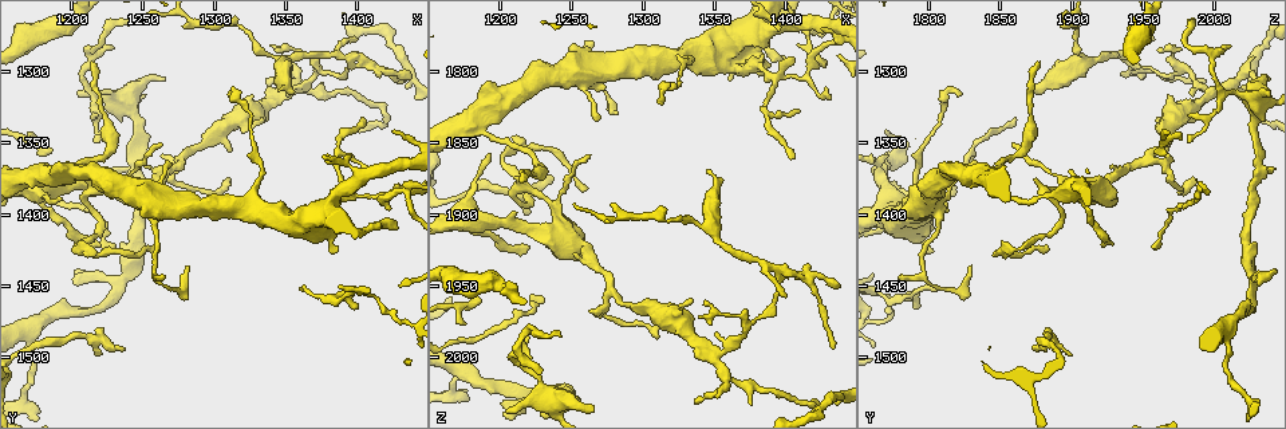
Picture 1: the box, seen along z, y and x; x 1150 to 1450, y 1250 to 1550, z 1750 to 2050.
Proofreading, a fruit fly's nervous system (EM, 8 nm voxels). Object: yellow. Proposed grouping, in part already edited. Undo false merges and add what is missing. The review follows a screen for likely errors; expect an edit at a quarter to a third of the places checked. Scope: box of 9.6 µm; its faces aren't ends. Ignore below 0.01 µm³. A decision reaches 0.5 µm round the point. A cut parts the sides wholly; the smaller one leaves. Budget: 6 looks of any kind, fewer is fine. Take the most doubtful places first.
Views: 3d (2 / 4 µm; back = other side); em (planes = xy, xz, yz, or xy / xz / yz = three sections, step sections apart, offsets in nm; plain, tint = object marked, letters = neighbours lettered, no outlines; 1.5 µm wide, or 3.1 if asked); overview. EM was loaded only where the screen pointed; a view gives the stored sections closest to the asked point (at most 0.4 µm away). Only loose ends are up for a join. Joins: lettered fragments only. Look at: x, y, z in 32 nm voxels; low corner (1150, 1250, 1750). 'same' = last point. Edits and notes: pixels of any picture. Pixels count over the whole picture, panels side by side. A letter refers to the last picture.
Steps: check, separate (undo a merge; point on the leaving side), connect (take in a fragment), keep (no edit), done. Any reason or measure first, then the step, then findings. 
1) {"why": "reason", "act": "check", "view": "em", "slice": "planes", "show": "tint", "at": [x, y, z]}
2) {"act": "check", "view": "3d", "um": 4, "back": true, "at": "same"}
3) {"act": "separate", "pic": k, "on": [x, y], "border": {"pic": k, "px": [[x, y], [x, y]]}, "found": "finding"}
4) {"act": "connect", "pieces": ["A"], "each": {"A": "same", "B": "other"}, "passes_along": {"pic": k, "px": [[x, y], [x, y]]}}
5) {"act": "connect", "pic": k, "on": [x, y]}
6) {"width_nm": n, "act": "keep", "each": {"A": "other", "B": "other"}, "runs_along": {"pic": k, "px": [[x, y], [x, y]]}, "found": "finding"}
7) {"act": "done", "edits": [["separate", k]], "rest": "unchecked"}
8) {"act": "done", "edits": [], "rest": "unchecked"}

{"why": "thick end", "act": "check", "view": "3d", "um": 2, "back": true, "at": [1346, 1312, 1868]}

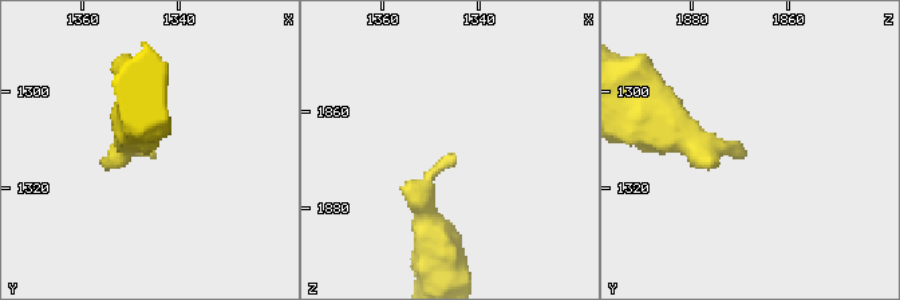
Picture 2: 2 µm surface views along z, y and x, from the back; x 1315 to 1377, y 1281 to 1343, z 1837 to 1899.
{"act": "check", "view": "em", "slice": "xz", "step": 4, "show": "tint", "at": [1346, 1314, 1869]}

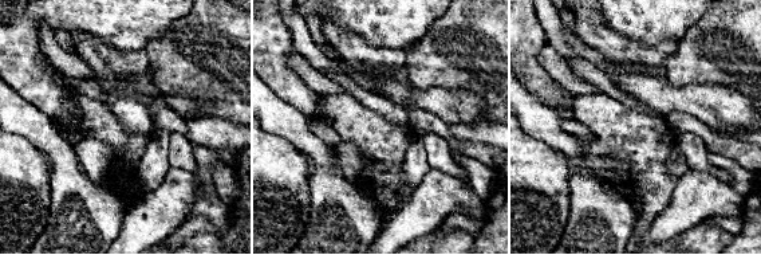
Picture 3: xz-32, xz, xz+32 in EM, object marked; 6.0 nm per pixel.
{"why": "cut it another way", "act": "check", "view": "em", "slice": "planes", "show": "letters", "at": "same"}

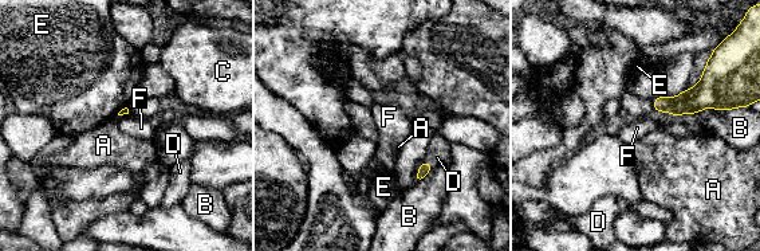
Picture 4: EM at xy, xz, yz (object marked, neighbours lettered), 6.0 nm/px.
{"act": "connect", "pieces": ["D"], "each": {"A": "other", "B": "other", "C": "other", "D": "same", "E": "other", "F": "other"}, "passes_along": {"pic": 4, "px": [[425, 167], [429, 163], [438, 155]]}, "found": "it goes on there"}

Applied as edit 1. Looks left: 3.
{"why": "abrupt turn", "act": "check", "view": "3d", "um": 4, "at": [1424, 1468, 1774]}

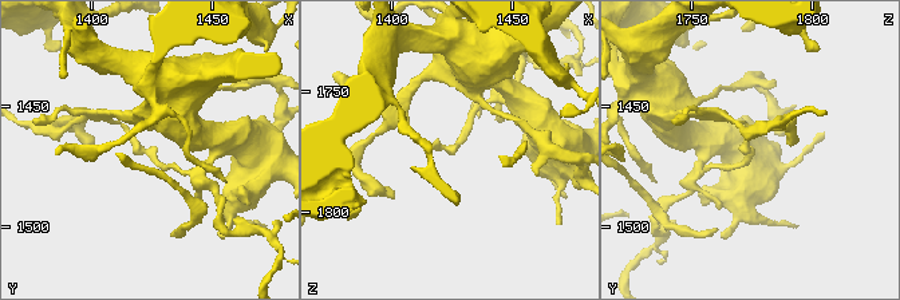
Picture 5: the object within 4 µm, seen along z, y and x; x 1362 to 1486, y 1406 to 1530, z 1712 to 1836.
{"act": "check", "view": "em", "slice": "planes", "show": "plain", "at": [1425, 1469, 1773]}

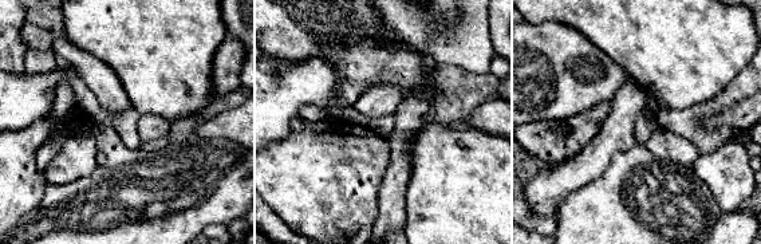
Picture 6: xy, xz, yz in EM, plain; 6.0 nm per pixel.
{"act": "check", "view": "em", "slice": "planes", "show": "letters", "at": "same"}

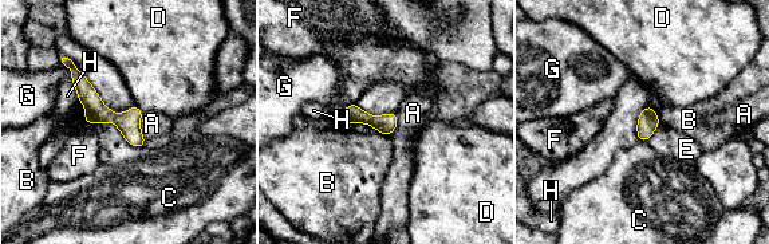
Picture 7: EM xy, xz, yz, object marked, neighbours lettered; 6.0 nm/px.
{"longest_contact_nm": ["C", 320], "act": "separate", "pic": 7, "on": [127, 122], "each": {"A": "other", "B": "other", "C": "other", "D": "other", "E": "other", "F": "other", "G": "other", "H": "other"}, "border": {"pic": 7, "px": [[115, 114], [113, 121]]}, "found": "two cells meet here"}

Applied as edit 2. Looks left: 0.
{"act": "done", "edits": [["connect", 4], ["separate", 7]], "rest": "unchecked"}

